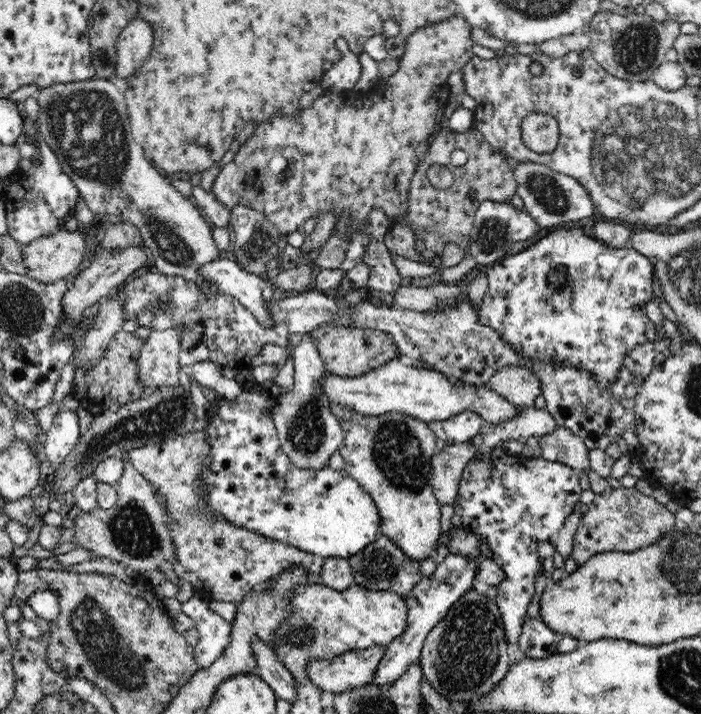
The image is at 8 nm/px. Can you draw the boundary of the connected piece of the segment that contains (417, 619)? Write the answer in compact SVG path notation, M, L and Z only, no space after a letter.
M450 554L437 566L435 573L429 577L425 576L414 586L414 590L405 597L408 614L406 620L406 630L402 632L400 638L390 642L385 648L381 661L375 666L371 682L366 685L384 688L394 684L398 678L402 678L408 668L420 659L424 641L429 635L430 629L446 616L450 607L462 597L469 588L473 586L475 577L475 564L466 560L458 554Z

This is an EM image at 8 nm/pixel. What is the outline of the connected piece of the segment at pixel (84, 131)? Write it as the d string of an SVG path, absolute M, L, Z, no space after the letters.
M100 77L54 84L50 88L39 90L38 100L41 111L36 121L36 132L52 147L61 162L62 170L76 185L90 210L98 214L118 214L123 222L134 225L141 234L142 245L152 254L156 273L164 277L180 277L186 283L194 283L206 295L220 294L219 289L201 274L204 265L217 262L221 255L221 248L216 245L213 237L212 226L190 197L178 192L167 180L167 175L144 160L144 149L133 137L125 93L108 79Z

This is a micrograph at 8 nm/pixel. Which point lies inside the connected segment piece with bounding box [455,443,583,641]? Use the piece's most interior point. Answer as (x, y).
(515, 503)

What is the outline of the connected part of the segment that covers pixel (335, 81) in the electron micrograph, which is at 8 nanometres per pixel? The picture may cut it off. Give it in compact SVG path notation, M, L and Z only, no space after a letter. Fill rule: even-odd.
M338 38L336 47L342 52L342 58L323 73L321 85L329 92L340 93L353 88L361 76L362 69L359 56L348 50L345 40Z

